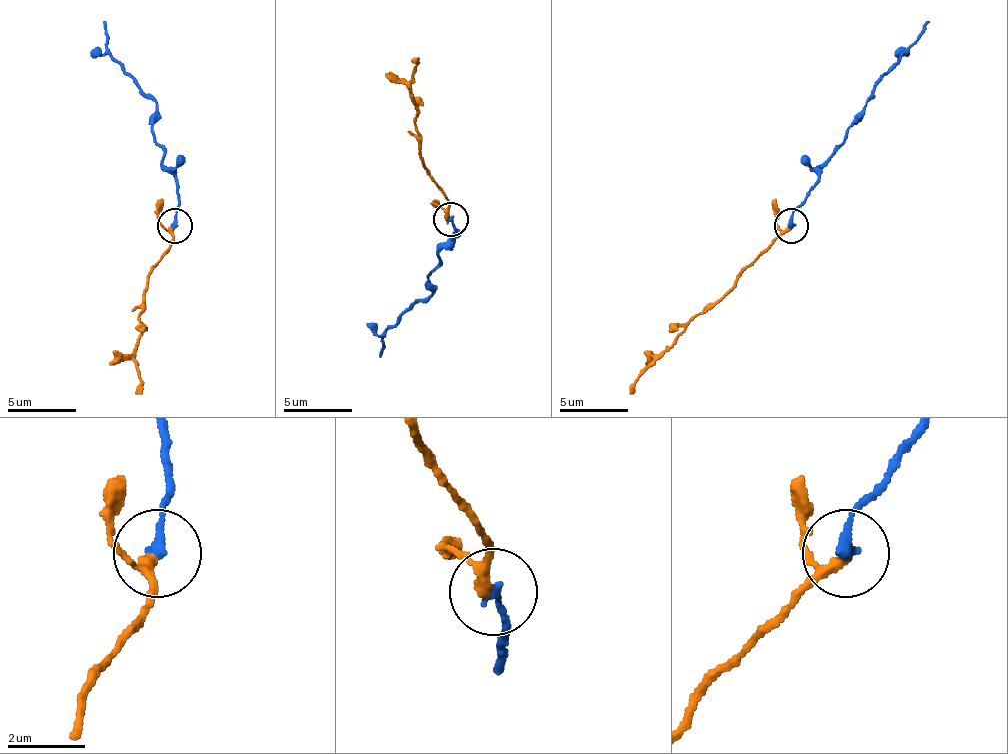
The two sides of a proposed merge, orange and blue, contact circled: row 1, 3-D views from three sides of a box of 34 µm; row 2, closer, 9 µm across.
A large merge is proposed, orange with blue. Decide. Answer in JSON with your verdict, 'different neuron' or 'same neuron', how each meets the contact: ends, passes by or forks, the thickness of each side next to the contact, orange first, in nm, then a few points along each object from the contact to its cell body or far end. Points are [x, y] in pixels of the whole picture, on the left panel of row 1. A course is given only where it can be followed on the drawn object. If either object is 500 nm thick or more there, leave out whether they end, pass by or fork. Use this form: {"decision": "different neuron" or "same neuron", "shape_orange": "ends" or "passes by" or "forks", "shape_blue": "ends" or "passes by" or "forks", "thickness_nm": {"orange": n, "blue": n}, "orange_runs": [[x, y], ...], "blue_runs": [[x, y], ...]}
{"decision": "same neuron", "shape_orange": "passes by", "shape_blue": "ends", "thickness_nm": {"orange": 190, "blue": 280}, "orange_runs": [[174, 225], [174, 242], [150, 273], [143, 297], [136, 393]], "blue_runs": [[174, 225], [177, 184], [153, 139], [156, 105], [108, 50], [105, 22]]}

